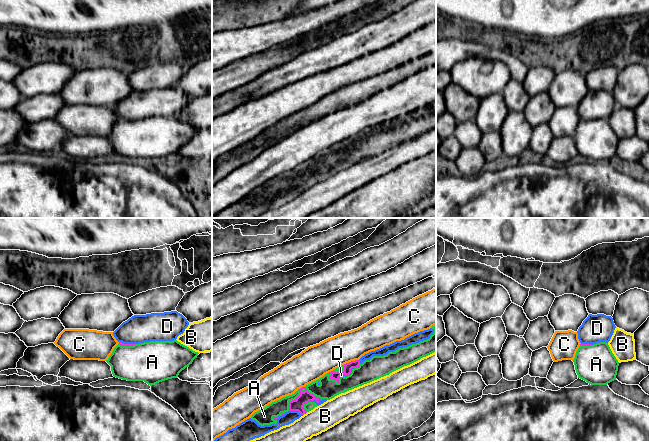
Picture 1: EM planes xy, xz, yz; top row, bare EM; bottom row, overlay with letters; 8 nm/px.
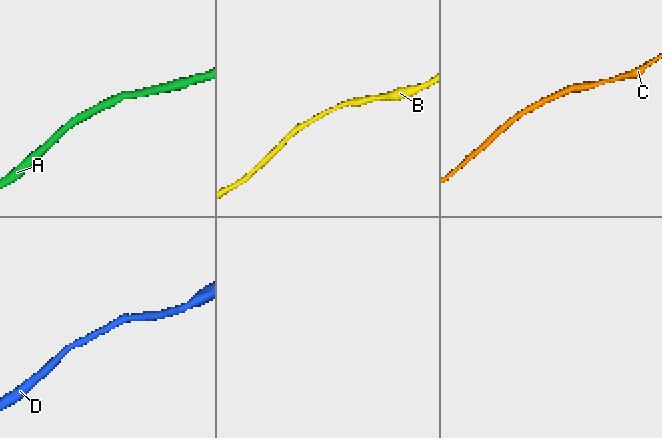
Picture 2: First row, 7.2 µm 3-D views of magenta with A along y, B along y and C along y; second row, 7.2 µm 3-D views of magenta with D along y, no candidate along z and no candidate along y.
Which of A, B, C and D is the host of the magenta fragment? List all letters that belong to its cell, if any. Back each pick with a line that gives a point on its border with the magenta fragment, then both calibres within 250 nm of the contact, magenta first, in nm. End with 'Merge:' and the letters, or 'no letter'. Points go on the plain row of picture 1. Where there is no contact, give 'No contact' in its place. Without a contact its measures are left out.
A: Touches magenta at xz (300, 169). Thickness 100 nm (magenta) against 120 nm
Merge: A

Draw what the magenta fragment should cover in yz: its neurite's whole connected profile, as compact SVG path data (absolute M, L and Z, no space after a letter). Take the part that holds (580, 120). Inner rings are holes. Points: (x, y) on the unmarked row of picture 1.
M606 118L580 120L573 138L578 154L591 161L616 156L619 138Z

